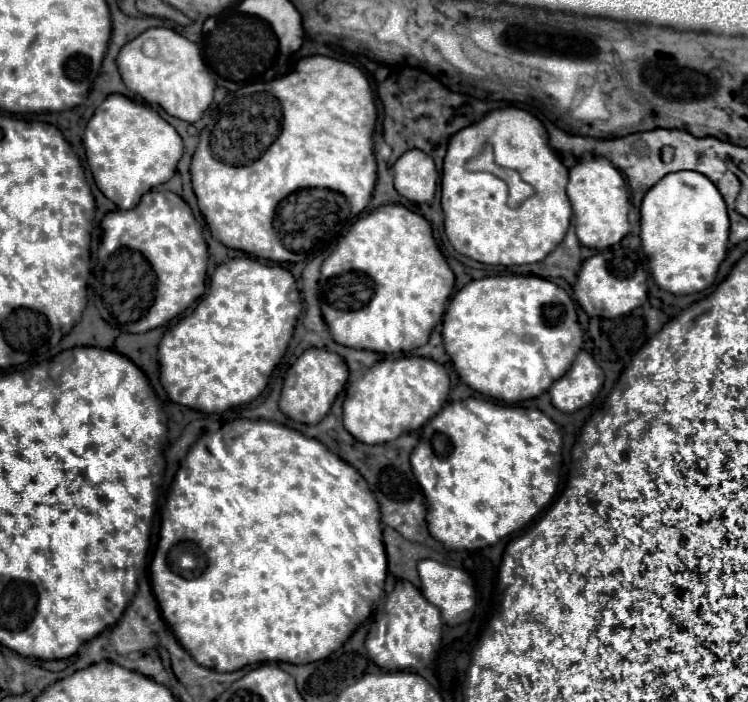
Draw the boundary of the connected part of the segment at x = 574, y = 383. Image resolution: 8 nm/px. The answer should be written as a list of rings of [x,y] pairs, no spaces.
[[[581,350],[569,372],[563,378],[555,380],[549,388],[551,404],[561,412],[575,412],[589,406],[599,394],[603,378],[605,376],[595,364],[593,356]]]

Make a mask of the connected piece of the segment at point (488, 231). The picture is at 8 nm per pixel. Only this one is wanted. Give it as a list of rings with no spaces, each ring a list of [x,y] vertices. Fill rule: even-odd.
[[[521,108],[493,110],[477,124],[463,128],[449,142],[441,178],[441,208],[445,212],[445,232],[451,246],[459,254],[485,264],[513,266],[541,262],[549,252],[559,246],[571,224],[573,210],[565,194],[567,176],[569,170],[561,164],[561,160],[547,144],[547,132],[543,124]],[[485,144],[493,146],[495,160],[501,160],[505,168],[517,170],[521,178],[535,188],[535,194],[527,198],[521,206],[503,206],[503,212],[497,212],[497,208],[491,208],[491,204],[481,204],[481,200],[473,200],[471,180],[467,180],[469,172],[465,170],[465,162],[479,156],[477,150],[483,150]]]

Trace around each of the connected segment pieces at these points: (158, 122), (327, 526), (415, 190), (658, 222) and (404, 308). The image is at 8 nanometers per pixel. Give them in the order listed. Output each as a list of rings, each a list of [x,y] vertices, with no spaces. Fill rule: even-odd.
[[[123,94],[107,96],[107,100],[95,110],[93,118],[89,120],[89,124],[85,128],[83,144],[85,144],[85,152],[87,152],[87,164],[91,168],[97,188],[111,202],[121,206],[121,210],[135,208],[143,194],[147,194],[151,188],[171,180],[171,176],[177,170],[177,162],[183,156],[183,140],[177,134],[177,130],[167,120],[163,120],[157,110],[153,110],[151,106],[145,106],[145,104],[137,104]]]
[[[237,418],[237,420],[232,420],[232,421],[229,421],[229,422],[227,422],[227,423],[225,423],[225,424],[223,424],[223,425],[222,425],[222,427],[221,427],[221,428],[220,428],[220,429],[219,429],[219,430],[217,430],[217,431],[216,431],[216,432],[213,432],[213,433],[210,433],[210,432],[205,432],[205,433],[203,433],[203,434],[202,434],[202,435],[201,435],[201,437],[200,437],[200,438],[199,438],[199,440],[197,440],[197,442],[195,442],[195,444],[193,444],[193,446],[191,446],[191,450],[189,450],[189,452],[187,452],[187,456],[185,456],[185,458],[183,458],[183,462],[181,462],[181,466],[179,466],[179,470],[177,470],[177,474],[175,474],[175,480],[173,480],[173,486],[171,486],[171,490],[170,490],[170,492],[169,492],[169,494],[168,494],[168,497],[167,497],[167,501],[166,501],[166,502],[165,502],[165,508],[163,508],[163,514],[161,514],[161,518],[163,518],[163,524],[161,524],[161,538],[159,538],[159,544],[157,544],[157,550],[155,550],[155,555],[154,555],[154,556],[153,556],[153,560],[152,560],[152,562],[151,562],[151,567],[150,567],[150,569],[151,569],[151,582],[153,582],[153,594],[155,594],[155,598],[157,598],[157,602],[159,602],[159,608],[161,608],[161,614],[163,614],[163,618],[165,618],[165,622],[167,622],[167,624],[169,624],[169,628],[171,628],[171,630],[173,630],[173,634],[175,634],[175,636],[177,636],[177,640],[179,640],[179,642],[181,642],[181,646],[183,646],[183,648],[185,648],[185,650],[187,650],[187,652],[189,652],[189,654],[191,654],[191,656],[193,656],[193,658],[195,658],[195,662],[197,662],[197,664],[201,664],[201,666],[205,666],[205,668],[213,668],[213,670],[217,670],[217,672],[233,672],[233,670],[239,670],[239,668],[243,668],[243,666],[249,666],[249,664],[259,664],[259,662],[291,662],[291,664],[309,664],[309,662],[317,662],[317,660],[323,660],[323,658],[327,658],[327,656],[329,656],[329,654],[333,654],[333,652],[335,652],[335,651],[337,651],[337,650],[338,650],[338,649],[340,649],[340,648],[341,648],[341,647],[342,647],[342,646],[343,646],[343,644],[345,644],[345,642],[346,642],[346,641],[347,641],[347,639],[348,639],[348,638],[349,638],[349,636],[351,636],[351,634],[353,634],[353,632],[355,632],[355,630],[356,630],[356,629],[357,629],[357,628],[358,628],[358,627],[359,627],[359,626],[360,626],[360,625],[361,625],[361,624],[362,624],[362,623],[363,623],[363,622],[364,622],[364,621],[366,621],[366,620],[367,620],[367,619],[369,619],[369,618],[370,618],[370,617],[371,617],[371,616],[372,616],[372,614],[373,614],[373,611],[374,611],[374,609],[375,609],[375,605],[374,605],[374,604],[375,604],[375,602],[377,602],[377,600],[379,600],[379,599],[380,599],[380,596],[381,596],[381,595],[382,595],[382,594],[383,594],[383,588],[384,588],[384,582],[385,582],[385,579],[386,579],[386,576],[387,576],[387,572],[388,572],[388,567],[387,567],[387,555],[386,555],[386,552],[385,552],[385,547],[384,547],[384,544],[383,544],[383,541],[382,541],[382,526],[381,526],[381,514],[379,514],[379,504],[377,504],[377,500],[375,500],[375,498],[373,498],[373,494],[371,494],[371,492],[369,492],[369,486],[367,486],[367,484],[365,484],[365,478],[363,478],[363,476],[361,476],[361,474],[359,474],[359,472],[357,472],[357,470],[355,470],[355,468],[353,468],[353,466],[351,466],[351,464],[347,464],[347,462],[343,462],[343,460],[341,460],[341,458],[339,458],[339,456],[335,456],[335,454],[333,454],[333,452],[331,452],[331,450],[327,450],[327,448],[325,448],[325,446],[323,446],[323,444],[321,444],[321,442],[319,442],[319,440],[315,440],[315,438],[307,438],[307,436],[303,436],[303,433],[301,433],[301,432],[297,432],[297,430],[291,430],[291,428],[289,428],[289,427],[287,427],[287,426],[281,426],[281,424],[275,424],[275,422],[269,422],[269,420],[247,420],[247,418]],[[183,544],[185,544],[185,546],[189,546],[189,550],[191,550],[191,552],[189,552],[189,554],[193,554],[193,558],[195,558],[195,568],[191,568],[191,570],[183,570],[183,568],[173,568],[173,566],[175,566],[175,562],[173,562],[173,564],[171,564],[171,562],[169,562],[169,552],[171,552],[171,550],[177,550],[177,548],[179,548],[179,546],[181,546],[181,548],[183,548]]]
[[[409,150],[395,164],[395,190],[411,202],[431,202],[437,190],[437,168],[425,152]]]
[[[681,170],[661,178],[643,198],[641,204],[641,244],[649,260],[649,270],[659,288],[671,294],[693,294],[709,288],[715,282],[717,268],[727,254],[729,216],[725,200],[715,184],[699,172]]]
[[[371,212],[359,218],[321,266],[319,302],[323,318],[337,344],[379,354],[409,352],[425,346],[431,330],[443,318],[455,276],[441,254],[429,222],[415,212]]]

